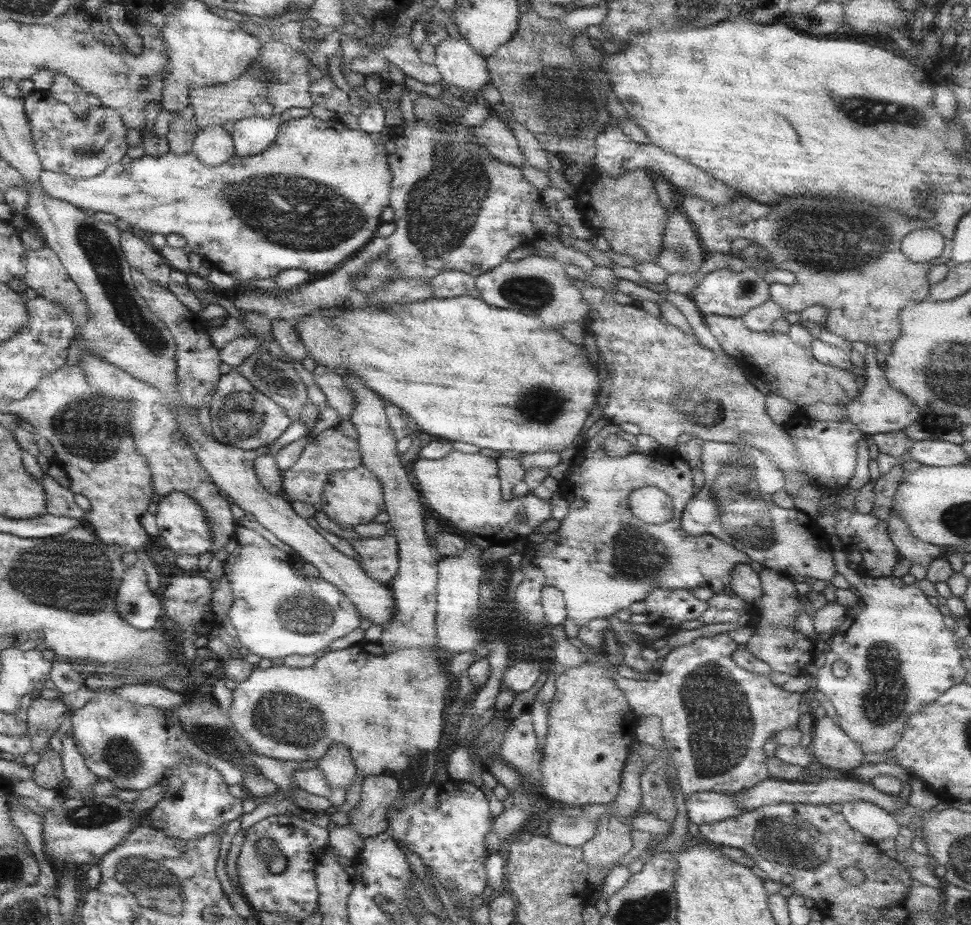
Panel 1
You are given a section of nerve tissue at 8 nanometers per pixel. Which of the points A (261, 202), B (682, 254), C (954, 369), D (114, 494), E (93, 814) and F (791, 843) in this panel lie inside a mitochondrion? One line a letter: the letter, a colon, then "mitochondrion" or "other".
A: mitochondrion
B: mitochondrion
C: mitochondrion
D: other
E: mitochondrion
F: mitochondrion

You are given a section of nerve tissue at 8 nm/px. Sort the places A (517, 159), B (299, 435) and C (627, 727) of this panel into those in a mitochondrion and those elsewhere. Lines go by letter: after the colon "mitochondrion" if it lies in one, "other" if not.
A: other
B: other
C: other

